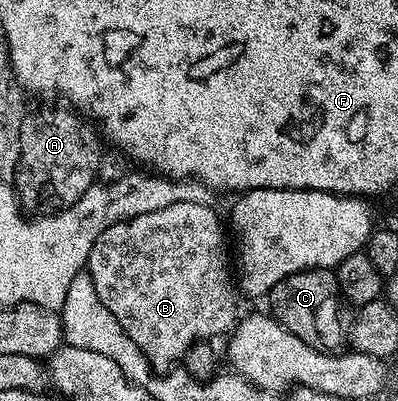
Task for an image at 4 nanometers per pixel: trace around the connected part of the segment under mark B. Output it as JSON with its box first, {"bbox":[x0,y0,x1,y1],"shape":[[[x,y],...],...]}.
{"bbox":[85,202,237,372],"shape":[[[188,202],[169,204],[157,212],[118,222],[105,228],[87,253],[85,273],[93,280],[101,304],[117,316],[129,340],[141,348],[147,363],[156,372],[166,372],[182,363],[195,342],[214,339],[214,334],[226,335],[237,321],[237,282],[232,271],[231,274],[227,271],[233,266],[229,257],[229,238],[223,235],[224,219],[222,222],[215,215],[213,206]]]}

